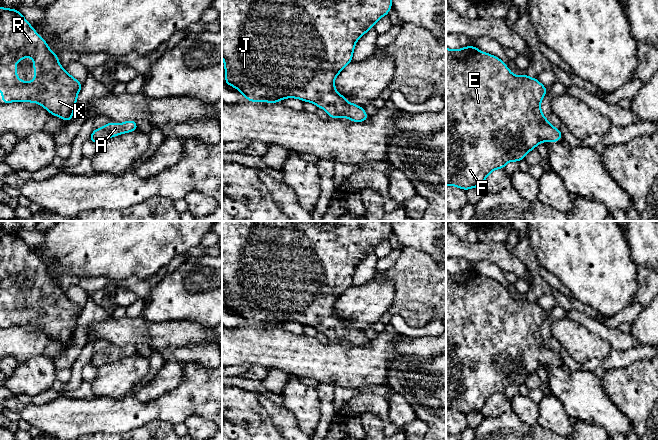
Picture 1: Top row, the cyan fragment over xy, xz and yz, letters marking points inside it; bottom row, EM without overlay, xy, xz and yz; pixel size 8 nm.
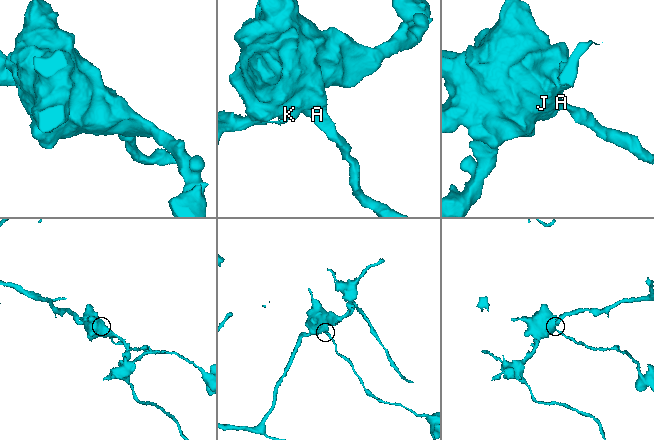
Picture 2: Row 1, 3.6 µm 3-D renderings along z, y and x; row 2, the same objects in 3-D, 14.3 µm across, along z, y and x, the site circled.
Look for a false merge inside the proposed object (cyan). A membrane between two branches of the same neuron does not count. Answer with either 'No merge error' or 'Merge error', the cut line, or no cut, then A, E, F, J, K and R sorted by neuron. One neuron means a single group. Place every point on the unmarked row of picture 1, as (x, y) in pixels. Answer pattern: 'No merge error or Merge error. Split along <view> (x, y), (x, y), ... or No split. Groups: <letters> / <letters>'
No merge error. No split. Groups: A E F J K R

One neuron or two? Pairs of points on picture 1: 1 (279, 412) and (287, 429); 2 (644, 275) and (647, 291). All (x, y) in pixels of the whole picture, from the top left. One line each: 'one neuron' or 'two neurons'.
1: one neuron
2: one neuron

